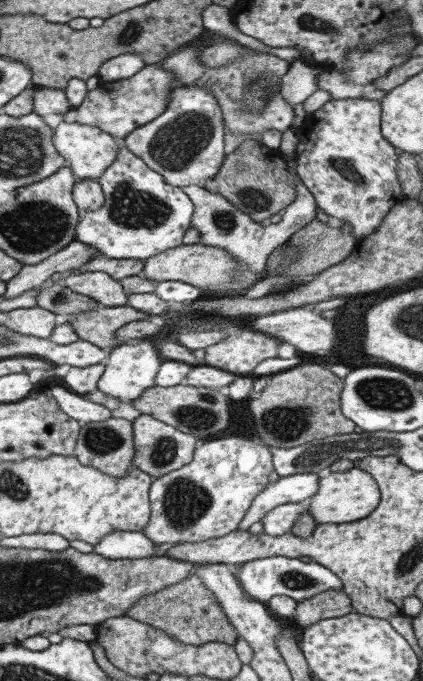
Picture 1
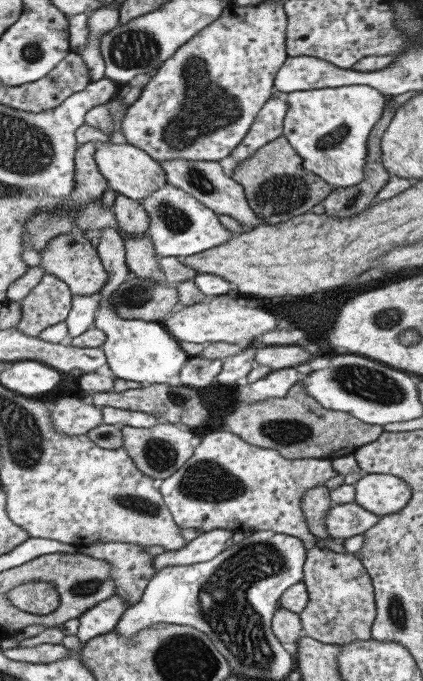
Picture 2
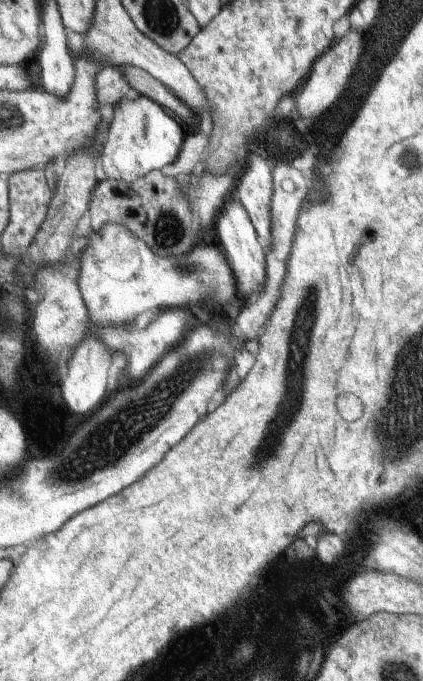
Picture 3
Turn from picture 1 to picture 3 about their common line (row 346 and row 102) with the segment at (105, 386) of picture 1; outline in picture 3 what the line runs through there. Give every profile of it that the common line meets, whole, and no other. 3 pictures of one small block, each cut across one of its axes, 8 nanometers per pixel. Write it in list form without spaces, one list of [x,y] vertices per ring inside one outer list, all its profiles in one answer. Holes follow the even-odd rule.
[[[138,95],[133,100],[127,100],[121,97],[107,110],[110,112],[110,121],[103,134],[103,144],[98,154],[107,178],[132,181],[149,171],[159,171],[165,164],[175,162],[181,155],[181,144],[185,136],[181,133],[179,124],[150,98]]]

